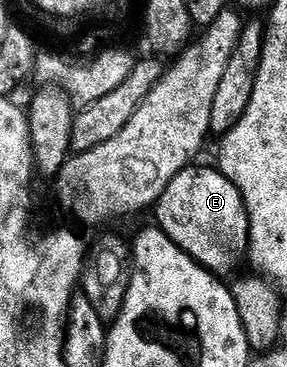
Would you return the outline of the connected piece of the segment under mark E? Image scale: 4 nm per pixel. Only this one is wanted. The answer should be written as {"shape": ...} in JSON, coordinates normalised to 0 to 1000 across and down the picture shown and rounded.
{"shape":[[[666,450],[610,477],[537,564],[547,616],[627,678],[756,752],[815,736],[861,703],[868,586],[840,526],[767,463]]]}

